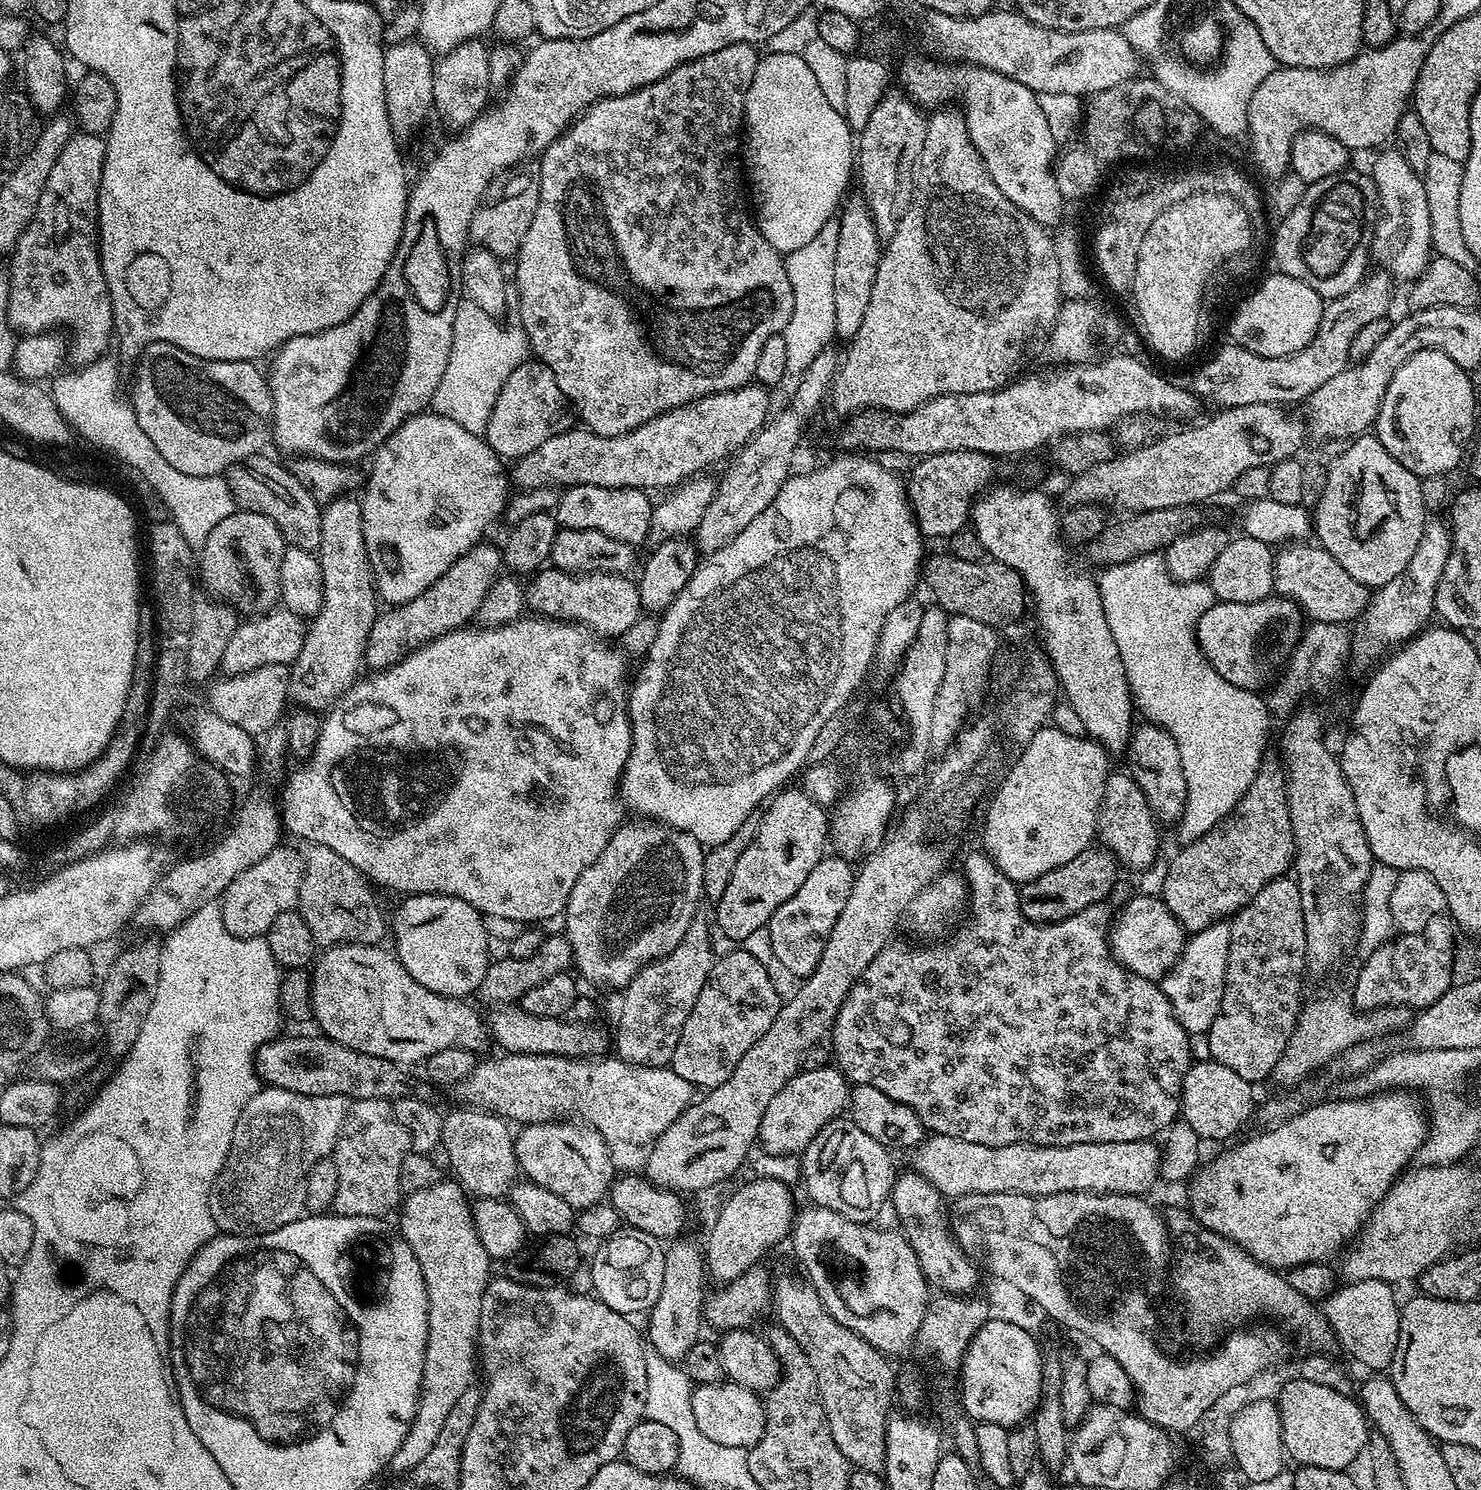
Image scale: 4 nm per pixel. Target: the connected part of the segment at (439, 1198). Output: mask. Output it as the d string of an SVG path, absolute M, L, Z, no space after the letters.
M444 1178L426 1190L407 1193L403 1208L399 1231L414 1258L418 1258L428 1295L428 1341L420 1397L406 1438L393 1454L390 1465L391 1471L404 1474L418 1467L426 1457L445 1425L446 1416L454 1410L454 1402L473 1383L472 1367L478 1364L480 1311L490 1279L490 1258L482 1242L478 1242L469 1197L455 1179Z

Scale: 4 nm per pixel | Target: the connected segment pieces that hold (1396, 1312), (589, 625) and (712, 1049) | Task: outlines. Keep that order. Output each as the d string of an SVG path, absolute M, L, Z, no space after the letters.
M1384 1280L1353 1281L1335 1289L1320 1306L1333 1335L1336 1334L1341 1344L1374 1372L1383 1371L1395 1357L1401 1311L1394 1292L1395 1289Z
M545 566L531 577L532 585L527 585L527 607L533 608L535 615L550 620L563 620L581 625L601 638L624 636L642 616L637 581L618 572L598 572L591 576L576 576L572 572L563 572L560 568Z
M745 950L728 952L725 956L723 953L717 959L681 1028L670 1063L674 1074L686 1078L693 1089L711 1090L726 1082L738 1062L742 1062L742 1054L770 1030L778 1011L778 999L764 968L767 968L765 961Z

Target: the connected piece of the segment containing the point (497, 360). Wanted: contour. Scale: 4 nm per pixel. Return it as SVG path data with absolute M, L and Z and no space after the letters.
M461 303L452 327L452 345L438 390L434 390L431 411L458 422L467 432L483 433L487 429L500 391L518 363L512 336L478 304Z

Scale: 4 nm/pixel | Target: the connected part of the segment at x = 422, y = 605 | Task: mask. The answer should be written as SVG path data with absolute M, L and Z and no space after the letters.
M481 542L466 555L456 560L431 584L410 602L389 607L376 617L368 648L364 651L364 664L391 666L404 659L406 649L417 642L427 642L447 632L463 628L475 617L482 602L488 596L492 583L502 568L502 552L499 547L491 548L488 542Z

